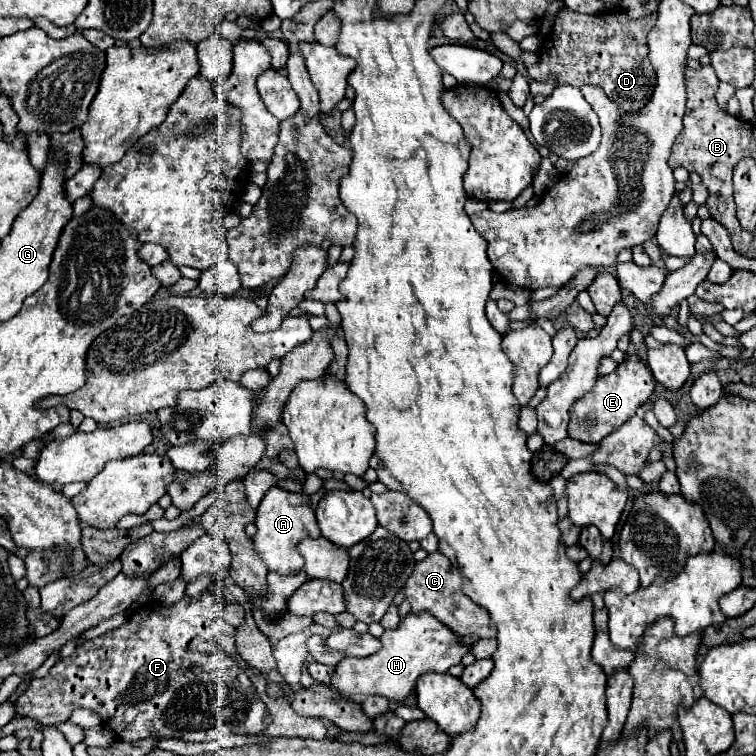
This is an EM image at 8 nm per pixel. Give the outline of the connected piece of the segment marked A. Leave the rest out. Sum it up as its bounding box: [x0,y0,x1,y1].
[252,487,320,575]

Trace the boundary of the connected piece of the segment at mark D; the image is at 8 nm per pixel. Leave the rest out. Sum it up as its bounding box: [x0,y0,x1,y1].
[528,7,656,113]

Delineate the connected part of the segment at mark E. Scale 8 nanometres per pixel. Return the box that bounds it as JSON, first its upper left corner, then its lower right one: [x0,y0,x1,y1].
[568,355,656,443]

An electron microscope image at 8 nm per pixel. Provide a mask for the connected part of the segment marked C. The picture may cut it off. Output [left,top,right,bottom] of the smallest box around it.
[404,551,496,639]

